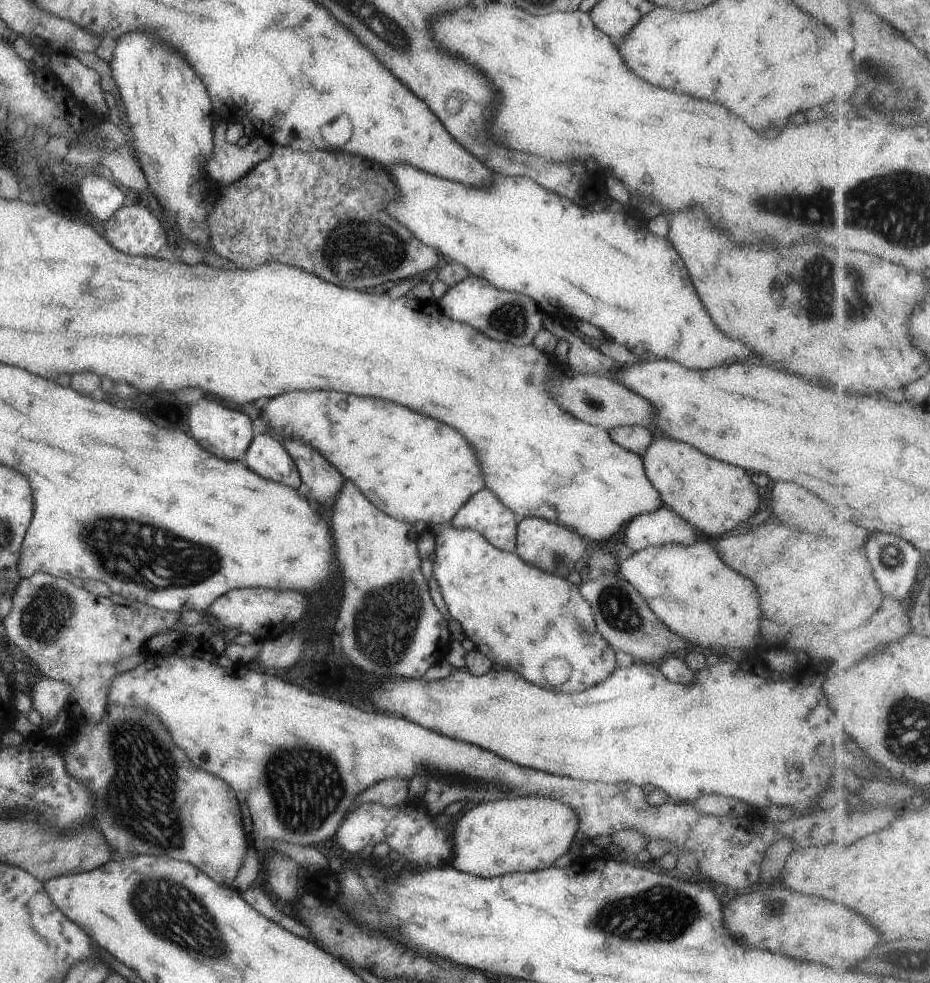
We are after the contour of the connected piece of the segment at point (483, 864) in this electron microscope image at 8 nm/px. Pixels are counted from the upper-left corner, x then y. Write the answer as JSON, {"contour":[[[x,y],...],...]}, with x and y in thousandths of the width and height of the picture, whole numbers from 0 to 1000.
{"contour":[[[556,811],[513,817],[505,824],[500,825],[494,834],[491,834],[490,838],[488,838],[488,843],[485,848],[485,850],[487,850],[485,879],[487,879],[487,883],[491,883],[491,885],[496,887],[504,887],[504,889],[509,889],[509,891],[519,891],[519,893],[528,893],[547,888],[566,888],[569,886],[582,885],[592,882],[598,876],[598,873],[601,873],[601,871],[612,866],[613,859],[616,857],[616,850],[618,850],[620,844],[622,832],[617,824],[601,815],[596,815],[588,811]]]}

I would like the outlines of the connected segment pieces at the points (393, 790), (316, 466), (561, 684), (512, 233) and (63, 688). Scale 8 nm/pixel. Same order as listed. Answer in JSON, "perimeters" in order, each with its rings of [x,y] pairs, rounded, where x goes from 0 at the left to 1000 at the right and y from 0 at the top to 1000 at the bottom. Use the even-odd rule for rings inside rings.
{"perimeters":[[[[420,792],[403,797],[384,810],[382,818],[377,818],[371,830],[385,821],[388,816],[403,816],[410,820],[420,818],[420,821],[427,820],[427,818],[431,819],[431,816],[437,812],[439,797],[440,792],[438,795],[435,792]]],[[[304,447],[302,451],[315,467],[324,490],[331,496],[330,509],[340,515],[357,514],[371,490],[363,478],[358,478],[358,474],[349,470],[342,458],[329,453],[325,448]]],[[[483,533],[469,538],[465,587],[473,598],[472,606],[482,627],[492,633],[511,661],[524,667],[529,674],[537,675],[537,680],[541,678],[556,684],[571,696],[612,706],[631,702],[659,684],[662,661],[644,645],[633,613],[624,606],[620,595],[562,572],[553,562],[534,560],[510,539],[492,538]],[[590,669],[603,669],[608,673],[601,673],[601,680],[582,680]]],[[[429,167],[416,173],[429,195],[427,203],[414,210],[420,222],[440,232],[451,246],[463,250],[474,260],[494,267],[527,290],[573,303],[583,319],[604,329],[632,328],[685,363],[698,360],[702,364],[717,364],[737,374],[756,376],[788,370],[808,360],[799,350],[780,344],[767,332],[741,287],[741,281],[737,279],[737,271],[732,271],[730,260],[722,254],[722,248],[715,242],[704,242],[696,236],[694,226],[687,236],[685,224],[678,220],[672,230],[672,220],[668,216],[633,216],[584,193],[567,181],[539,181],[532,177],[528,189],[513,193],[444,173],[442,169]]],[[[40,691],[34,697],[30,696],[34,721],[44,728],[42,741],[51,741],[60,731],[62,724],[69,720],[74,703],[75,698],[72,695],[59,691]]]]}

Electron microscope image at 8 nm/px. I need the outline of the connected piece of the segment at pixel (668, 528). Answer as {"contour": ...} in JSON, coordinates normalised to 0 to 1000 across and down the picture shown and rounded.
{"contour":[[[715,514],[708,515],[704,519],[694,520],[682,525],[672,533],[668,550],[678,557],[681,562],[696,557],[697,555],[709,555],[712,553],[742,554],[747,551],[745,536],[729,523],[726,523]]]}

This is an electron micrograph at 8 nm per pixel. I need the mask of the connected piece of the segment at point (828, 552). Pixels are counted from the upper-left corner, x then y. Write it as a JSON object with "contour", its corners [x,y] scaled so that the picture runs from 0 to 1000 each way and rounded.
{"contour":[[[825,531],[825,535],[814,535],[814,539],[782,545],[781,547],[767,547],[767,555],[773,568],[795,584],[801,584],[812,598],[816,600],[815,611],[818,619],[818,629],[825,629],[833,635],[891,635],[894,639],[924,639],[930,635],[949,612],[949,604],[939,590],[939,578],[928,560],[911,560],[894,555],[894,549],[874,545],[870,541],[857,541],[842,533]]]}

